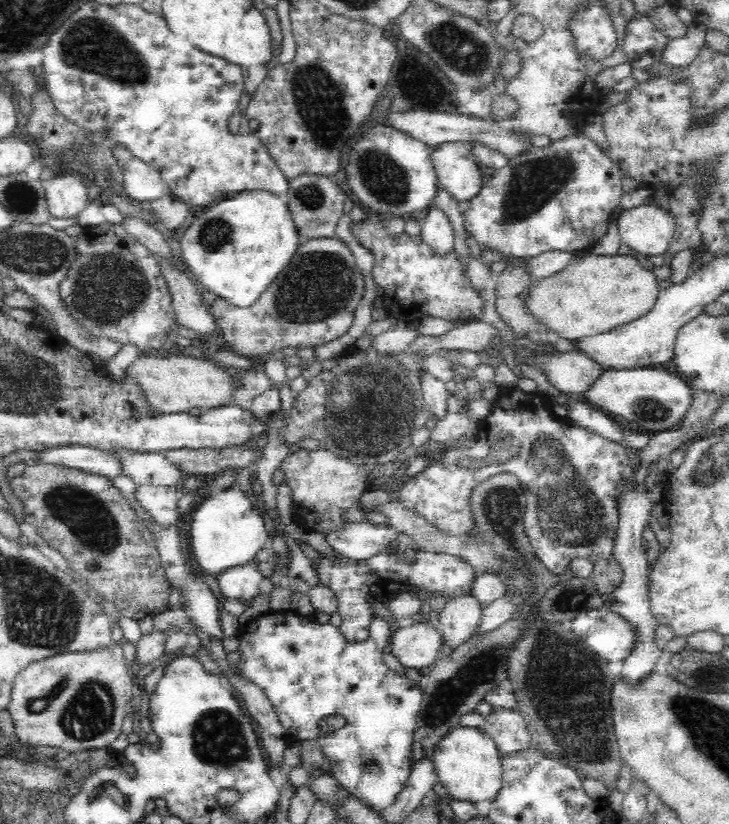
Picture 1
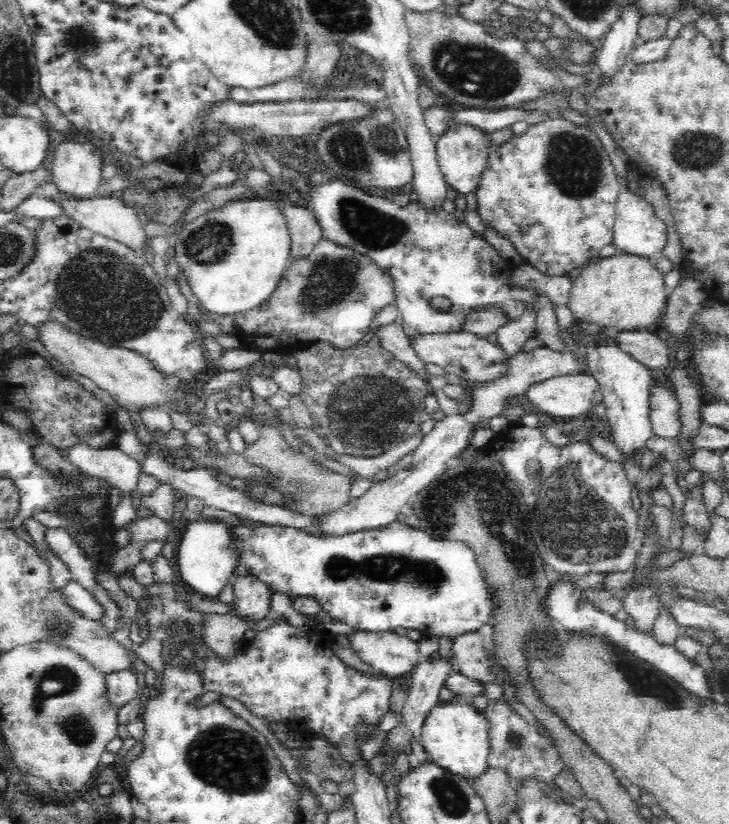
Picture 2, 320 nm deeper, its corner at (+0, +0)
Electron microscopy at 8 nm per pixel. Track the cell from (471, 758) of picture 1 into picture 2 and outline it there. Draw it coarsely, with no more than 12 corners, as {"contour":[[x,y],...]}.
{"contour":[[438,701],[419,733],[428,760],[470,784],[489,767],[484,712]]}

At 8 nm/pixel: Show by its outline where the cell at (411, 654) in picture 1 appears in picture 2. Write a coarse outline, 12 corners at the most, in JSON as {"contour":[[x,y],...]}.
{"contour":[[356,631],[350,645],[372,670],[407,677],[420,657],[403,631]]}

